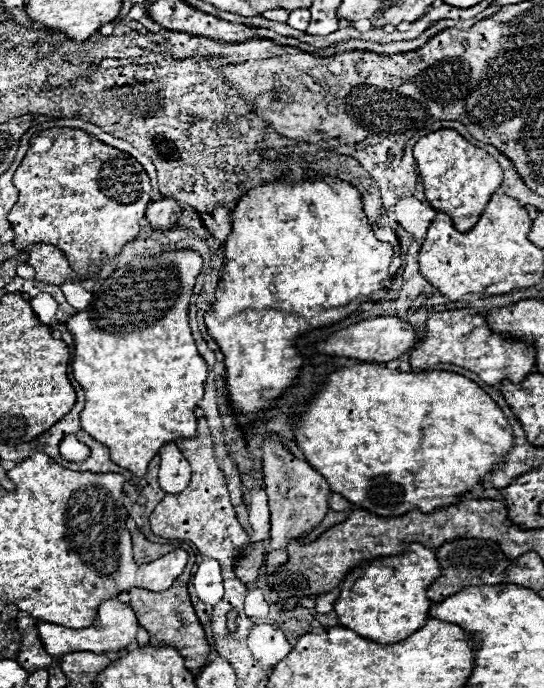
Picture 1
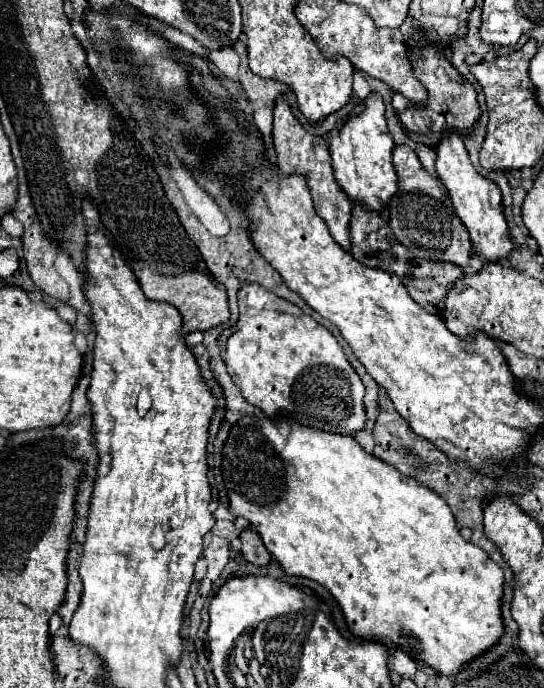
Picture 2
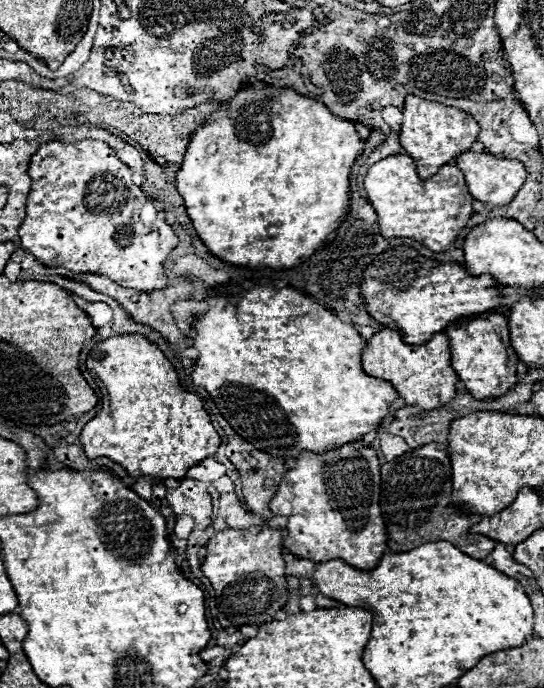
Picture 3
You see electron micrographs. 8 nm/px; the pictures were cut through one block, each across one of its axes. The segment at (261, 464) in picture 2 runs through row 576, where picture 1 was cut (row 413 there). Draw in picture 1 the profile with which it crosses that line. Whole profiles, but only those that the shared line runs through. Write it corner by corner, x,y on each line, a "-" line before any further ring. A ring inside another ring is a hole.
356,364
356,366
344,366
328,376
324,382
322,390
308,402
306,412
300,414
294,422
294,436
298,448
304,452
308,458
308,464
312,464
330,484
330,488
336,494
342,494
348,502
368,510
370,514
376,516
404,516
410,510
420,510
420,512
434,512
434,508
448,508
456,504
458,500
464,498
466,492
472,492
486,474
494,470
496,464
502,464
508,452
514,448
514,432
512,426
508,424
504,412
492,402
492,398
472,380
456,374
456,372
442,372
442,370
426,370
420,374
414,372
400,372
400,370
388,370
382,364

